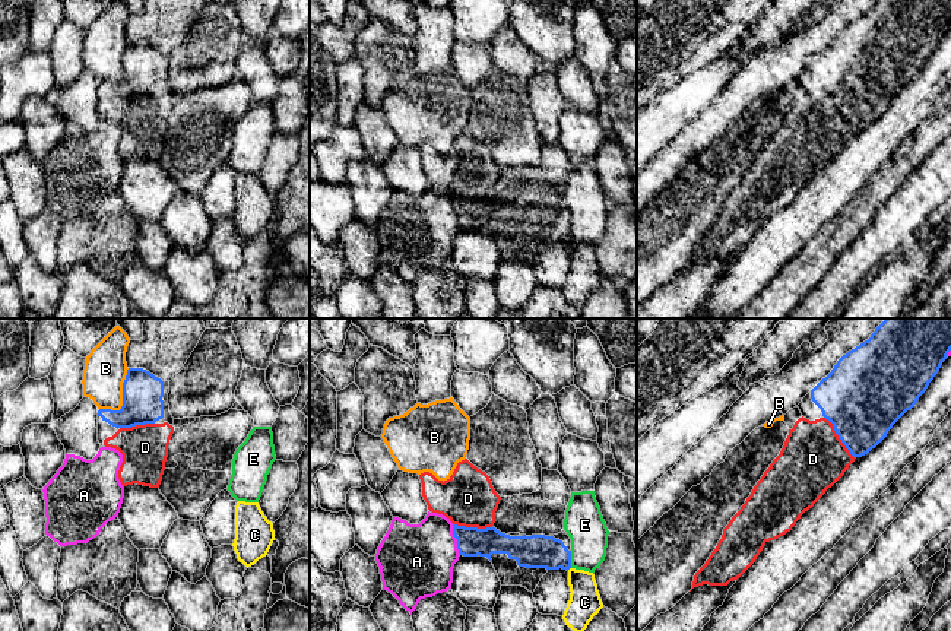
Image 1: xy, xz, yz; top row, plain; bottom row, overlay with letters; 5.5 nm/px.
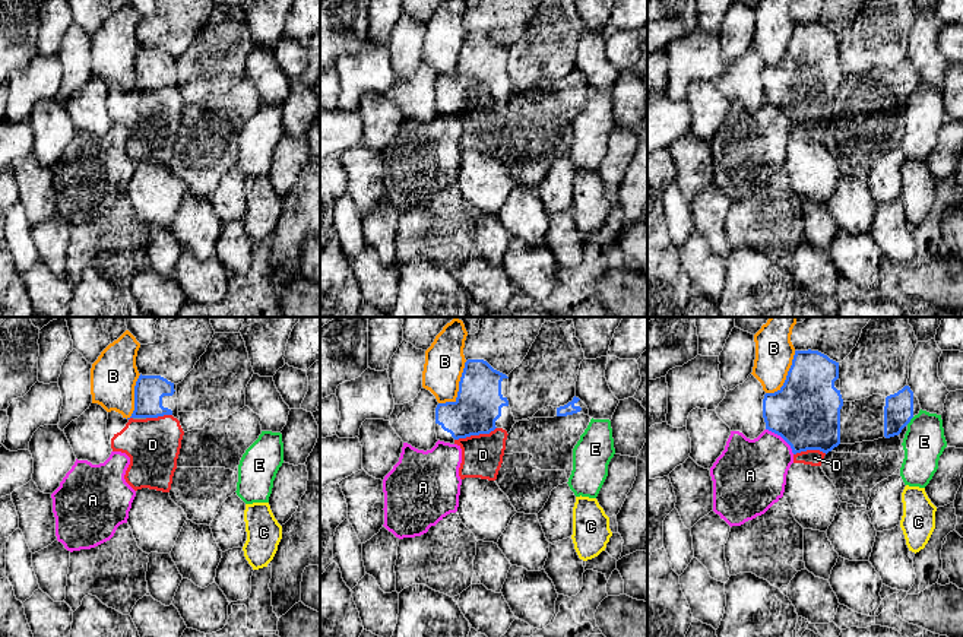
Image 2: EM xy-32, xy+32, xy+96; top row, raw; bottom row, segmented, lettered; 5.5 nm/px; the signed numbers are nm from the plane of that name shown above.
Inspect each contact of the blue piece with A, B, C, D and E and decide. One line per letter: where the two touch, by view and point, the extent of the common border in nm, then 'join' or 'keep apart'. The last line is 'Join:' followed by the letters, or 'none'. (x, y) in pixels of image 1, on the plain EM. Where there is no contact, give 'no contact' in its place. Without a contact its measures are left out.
A: meets blue in xz at (456, 211); contact 180 nm long; keep apart
B: meets blue in xy at (123, 72); contact 280 nm long; keep apart
C: meets blue in xz at (568, 241); contact 30 nm long; keep apart
D: meets blue in yz at (839, 110); contact 280 nm long; join
E: meets blue in xz at (570, 232); contact 100 nm long; keep apart
Join: D

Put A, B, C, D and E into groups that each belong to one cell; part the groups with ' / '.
A / B / C / D / E

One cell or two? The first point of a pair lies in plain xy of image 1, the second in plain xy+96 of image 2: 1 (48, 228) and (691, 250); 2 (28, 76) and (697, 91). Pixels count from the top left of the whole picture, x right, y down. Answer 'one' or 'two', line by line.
1: two
2: two

